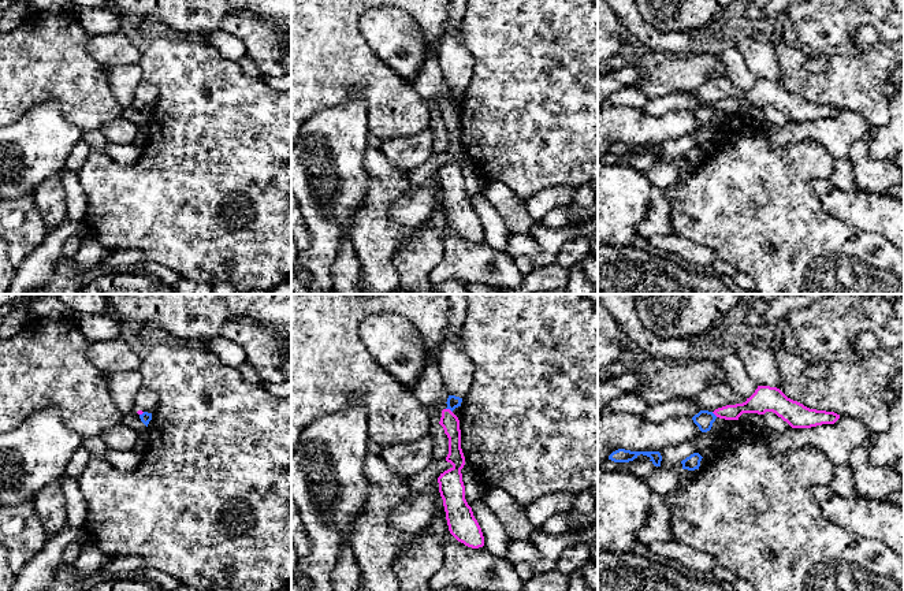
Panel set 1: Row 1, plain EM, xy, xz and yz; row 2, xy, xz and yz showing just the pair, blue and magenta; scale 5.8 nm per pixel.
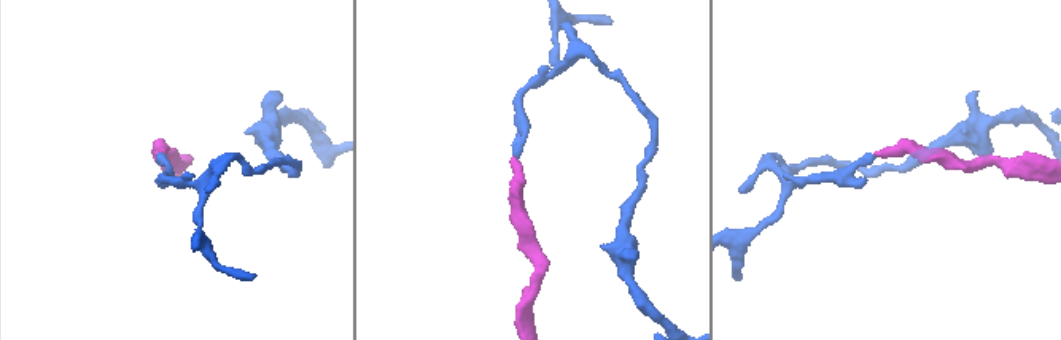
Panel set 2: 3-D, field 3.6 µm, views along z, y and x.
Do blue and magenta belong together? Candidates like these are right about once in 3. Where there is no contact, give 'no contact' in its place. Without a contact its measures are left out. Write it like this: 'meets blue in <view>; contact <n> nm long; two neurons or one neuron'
meets blue in xz; contact 50 nm long; two neurons

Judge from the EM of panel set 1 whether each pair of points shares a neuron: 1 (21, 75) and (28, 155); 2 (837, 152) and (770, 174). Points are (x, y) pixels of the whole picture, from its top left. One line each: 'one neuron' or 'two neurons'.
1: two neurons
2: two neurons

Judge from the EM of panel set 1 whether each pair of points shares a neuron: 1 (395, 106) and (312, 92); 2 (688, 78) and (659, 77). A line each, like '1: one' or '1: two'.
1: one
2: one

